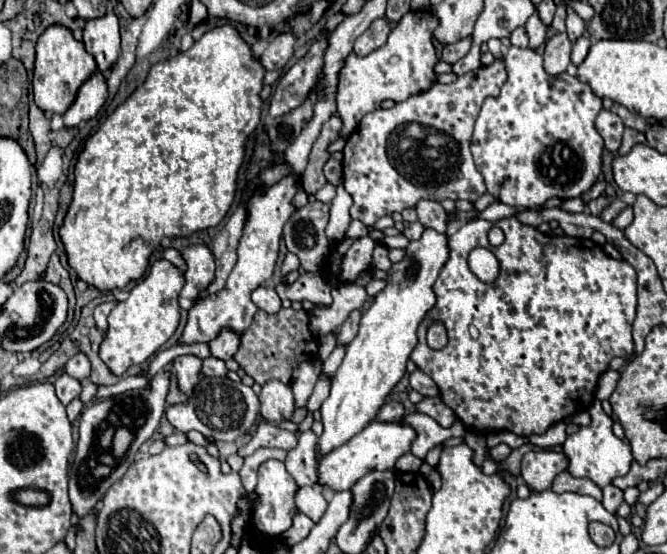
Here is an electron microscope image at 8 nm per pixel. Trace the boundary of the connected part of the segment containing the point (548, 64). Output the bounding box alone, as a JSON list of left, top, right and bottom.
[543,32,573,76]

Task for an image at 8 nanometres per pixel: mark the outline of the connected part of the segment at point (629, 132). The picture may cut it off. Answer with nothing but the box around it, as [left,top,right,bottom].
[619,128,645,154]

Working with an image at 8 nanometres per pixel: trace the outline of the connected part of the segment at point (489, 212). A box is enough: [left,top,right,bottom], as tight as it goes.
[477,202,517,222]

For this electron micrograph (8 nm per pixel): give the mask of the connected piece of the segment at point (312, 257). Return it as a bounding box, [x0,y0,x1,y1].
[283,200,331,272]

